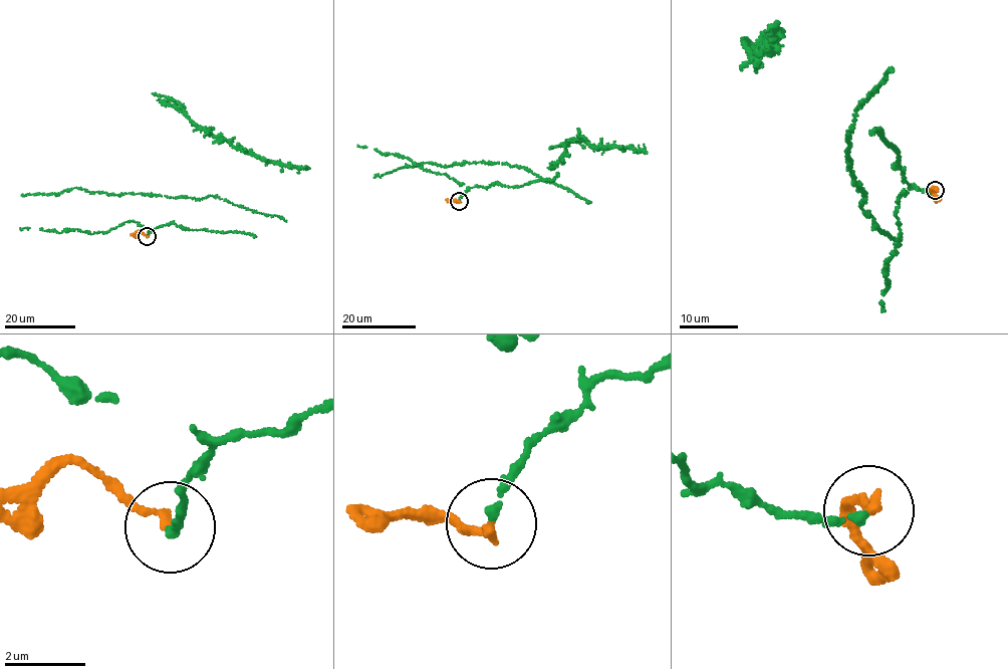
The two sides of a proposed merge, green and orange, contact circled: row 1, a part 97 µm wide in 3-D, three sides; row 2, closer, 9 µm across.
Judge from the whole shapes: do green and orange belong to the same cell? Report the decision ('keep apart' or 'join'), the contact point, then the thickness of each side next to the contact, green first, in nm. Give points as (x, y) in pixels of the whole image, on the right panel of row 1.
join | (935, 190) | 190/200 nm

